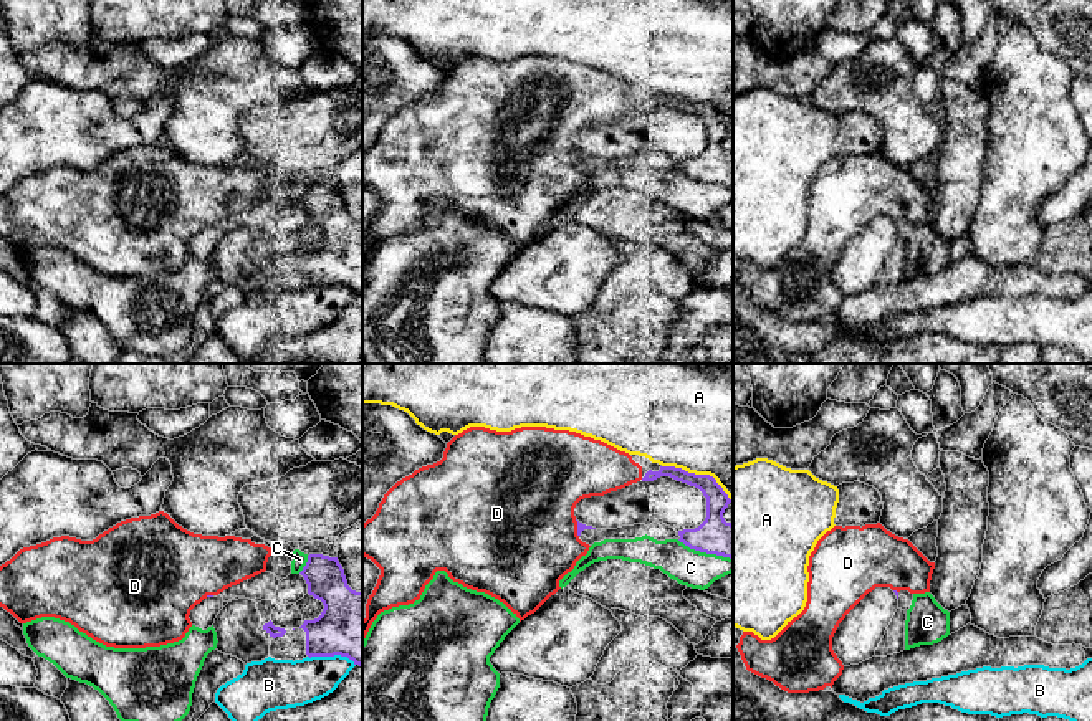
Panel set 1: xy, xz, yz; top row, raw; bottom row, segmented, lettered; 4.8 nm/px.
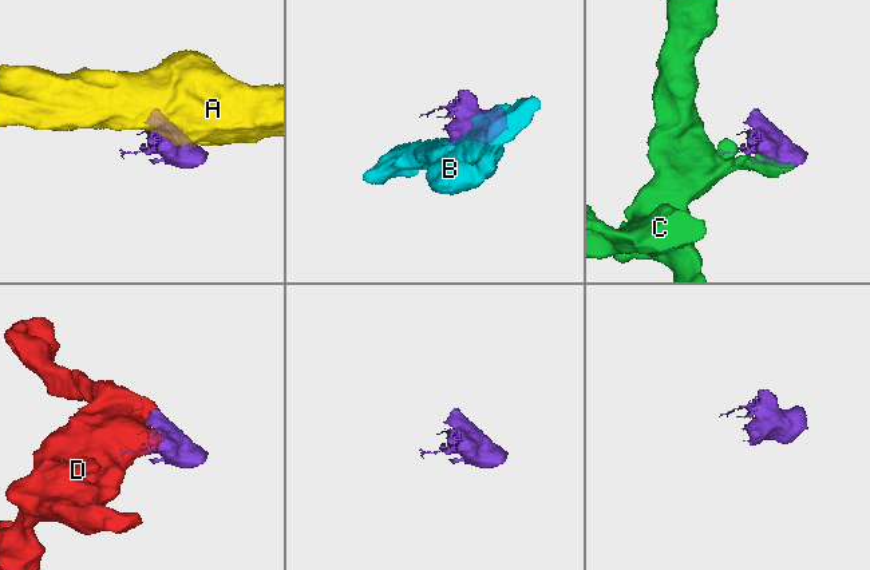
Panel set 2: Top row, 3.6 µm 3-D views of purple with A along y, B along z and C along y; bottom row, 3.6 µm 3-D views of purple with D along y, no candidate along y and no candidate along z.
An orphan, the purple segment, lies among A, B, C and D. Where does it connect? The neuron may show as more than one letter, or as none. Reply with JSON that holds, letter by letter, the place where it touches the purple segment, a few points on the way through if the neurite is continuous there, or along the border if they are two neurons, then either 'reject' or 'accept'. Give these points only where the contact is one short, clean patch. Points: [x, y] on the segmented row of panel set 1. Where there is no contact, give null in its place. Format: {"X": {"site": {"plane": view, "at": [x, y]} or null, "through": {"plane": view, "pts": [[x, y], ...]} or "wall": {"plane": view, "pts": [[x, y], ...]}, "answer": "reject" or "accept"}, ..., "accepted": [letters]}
{"A": {"site": {"plane": "xz", "at": [699, 475]}, "answer": "reject"}, "B": {"site": {"plane": "xy", "at": [333, 655]}, "answer": "reject"}, "C": {"site": {"plane": "xz", "at": [705, 551]}, "answer": "reject"}, "D": {"site": {"plane": "xz", "at": [578, 528]}, "answer": "accept"}, "accepted": ["D"]}

